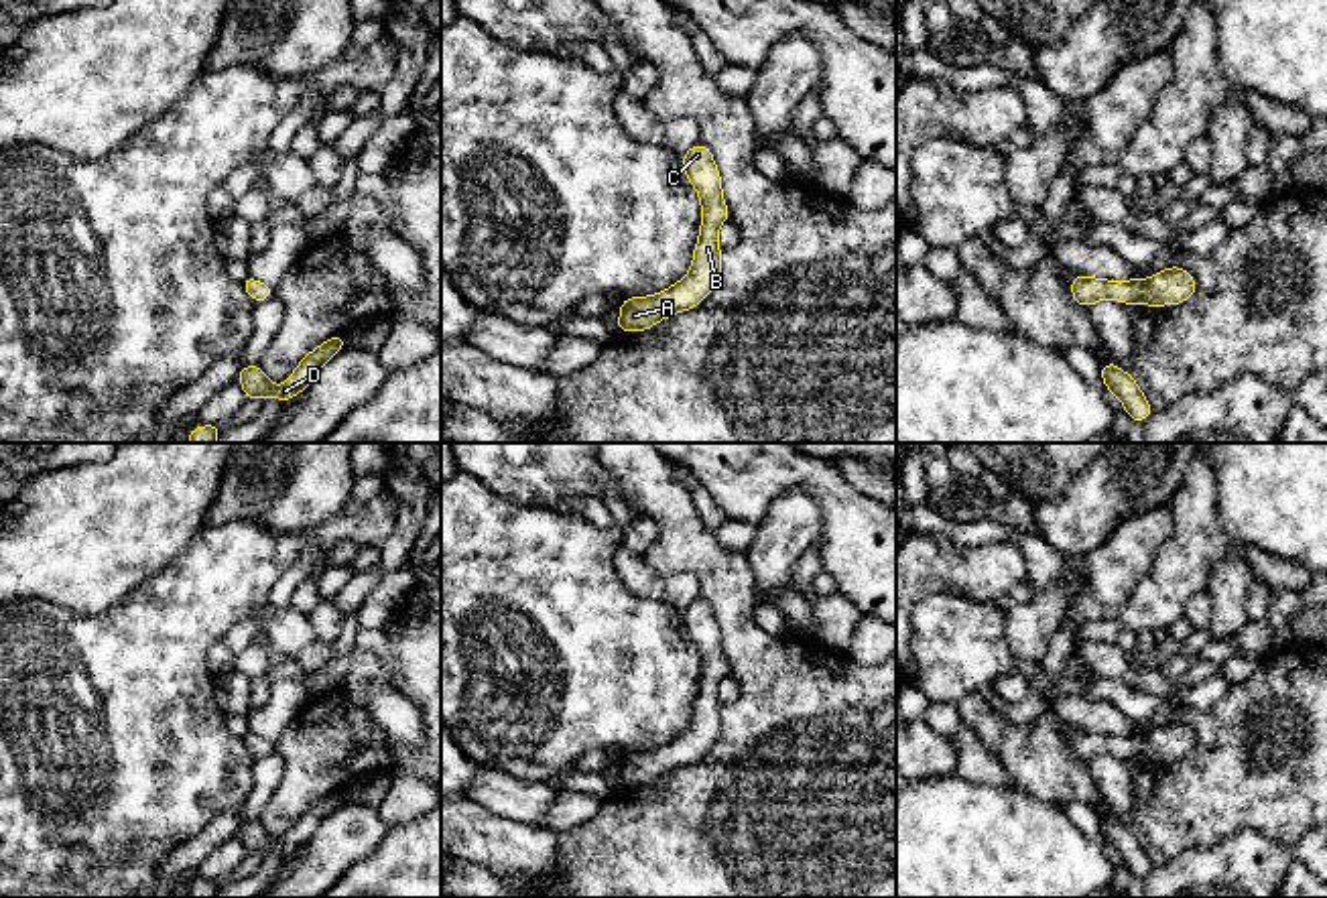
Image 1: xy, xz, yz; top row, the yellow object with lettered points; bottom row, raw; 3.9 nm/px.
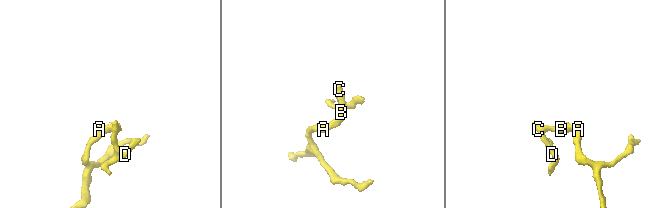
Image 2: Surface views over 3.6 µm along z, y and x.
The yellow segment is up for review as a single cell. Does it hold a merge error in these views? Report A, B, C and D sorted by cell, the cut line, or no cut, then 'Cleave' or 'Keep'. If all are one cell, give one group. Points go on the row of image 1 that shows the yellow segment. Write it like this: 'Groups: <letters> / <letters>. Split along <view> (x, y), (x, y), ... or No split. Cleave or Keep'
Groups: A B C D. No split. Keep

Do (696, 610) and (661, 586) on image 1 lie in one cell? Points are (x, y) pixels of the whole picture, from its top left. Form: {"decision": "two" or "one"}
{"decision": "one"}

